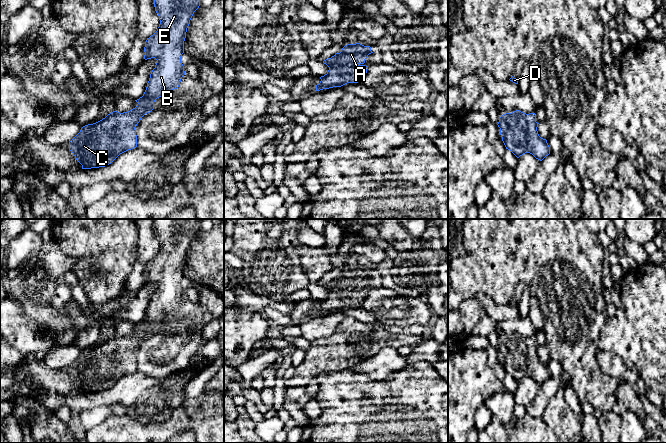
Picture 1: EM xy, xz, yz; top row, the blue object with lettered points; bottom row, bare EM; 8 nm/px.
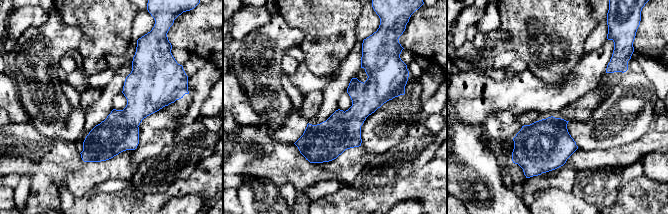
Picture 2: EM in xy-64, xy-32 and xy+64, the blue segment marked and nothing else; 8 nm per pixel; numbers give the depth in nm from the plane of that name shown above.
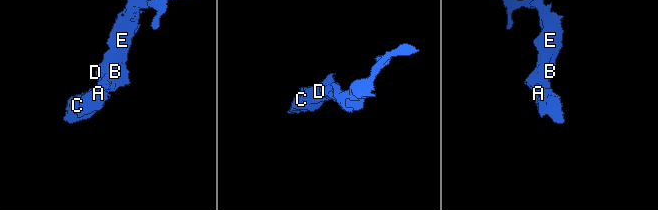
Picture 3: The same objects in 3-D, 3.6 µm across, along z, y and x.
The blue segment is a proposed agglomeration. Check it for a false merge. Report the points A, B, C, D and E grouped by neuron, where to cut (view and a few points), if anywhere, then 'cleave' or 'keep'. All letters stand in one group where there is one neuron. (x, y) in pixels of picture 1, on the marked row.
A B C D E; no cut; keep

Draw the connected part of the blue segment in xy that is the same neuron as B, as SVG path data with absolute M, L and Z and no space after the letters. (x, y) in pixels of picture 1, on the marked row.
M154 0L160 24L157 31L145 42L144 59L155 58L157 63L150 74L146 90L142 97L135 100L138 103L135 108L123 113L113 111L102 120L83 126L69 142L69 150L82 165L82 169L105 167L120 154L137 147L135 127L141 118L154 109L157 98L163 98L171 90L177 89L185 75L184 66L181 63L184 41L190 20L199 6L200 0Z

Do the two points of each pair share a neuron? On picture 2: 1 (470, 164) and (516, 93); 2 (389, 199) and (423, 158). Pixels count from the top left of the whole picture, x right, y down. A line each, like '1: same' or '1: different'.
1: different
2: different

